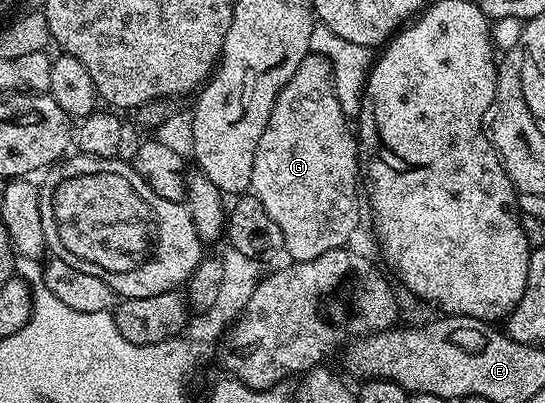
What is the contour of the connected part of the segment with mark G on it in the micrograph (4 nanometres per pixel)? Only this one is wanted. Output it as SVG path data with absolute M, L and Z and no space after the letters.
M309 54L300 64L300 68L296 68L296 72L292 72L292 80L288 80L288 84L284 84L284 88L276 96L276 104L272 104L272 112L268 116L268 124L264 128L264 136L260 136L260 144L256 148L256 160L252 164L250 190L254 197L260 200L260 204L264 204L264 212L268 212L268 216L272 216L272 220L276 220L276 228L280 228L280 236L282 237L285 253L287 255L290 253L289 257L295 262L315 260L318 256L322 256L324 252L345 247L349 243L346 241L353 236L354 229L358 226L358 198L360 202L358 140L351 123L346 119L344 112L340 108L340 100L336 100L330 62L324 56Z

